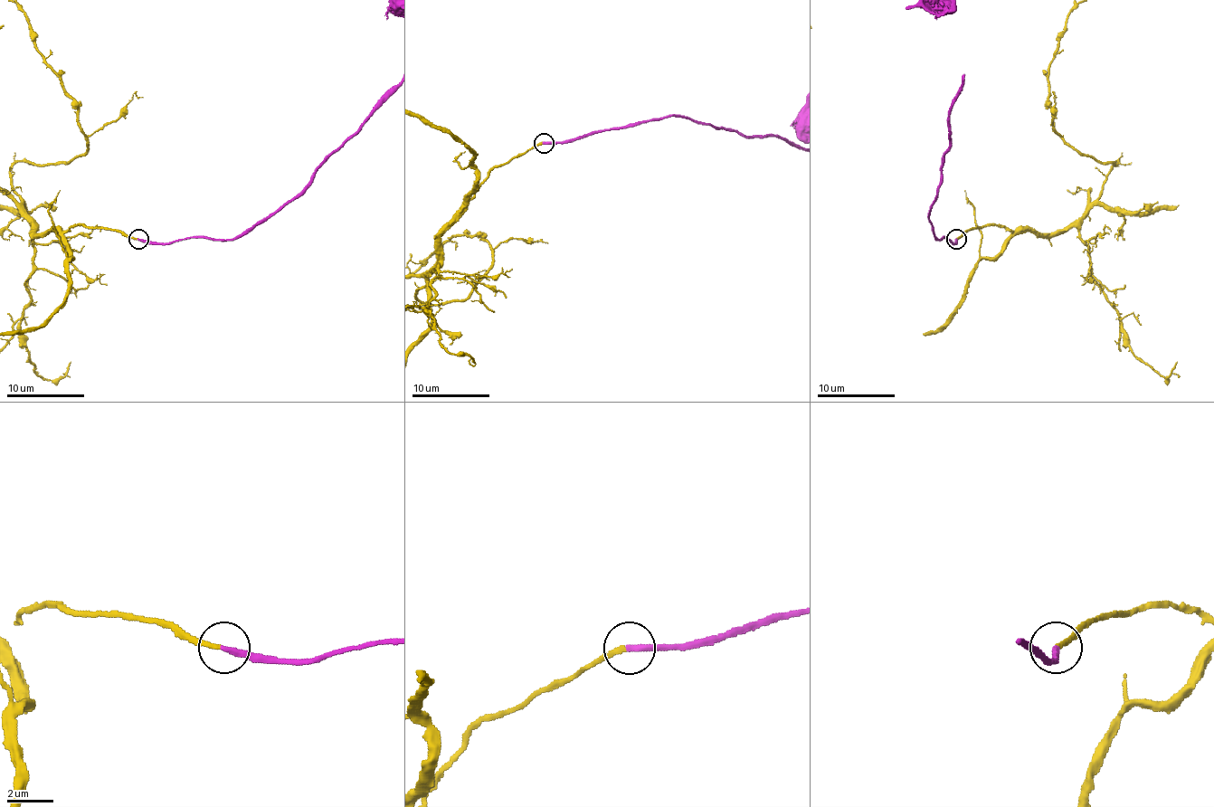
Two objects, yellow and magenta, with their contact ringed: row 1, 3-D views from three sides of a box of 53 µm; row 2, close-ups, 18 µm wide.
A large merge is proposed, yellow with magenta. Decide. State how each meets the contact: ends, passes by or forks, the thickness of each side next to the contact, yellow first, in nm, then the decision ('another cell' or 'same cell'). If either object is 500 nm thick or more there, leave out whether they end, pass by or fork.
yellow ends | magenta ends | 200/280 nm | same cell

